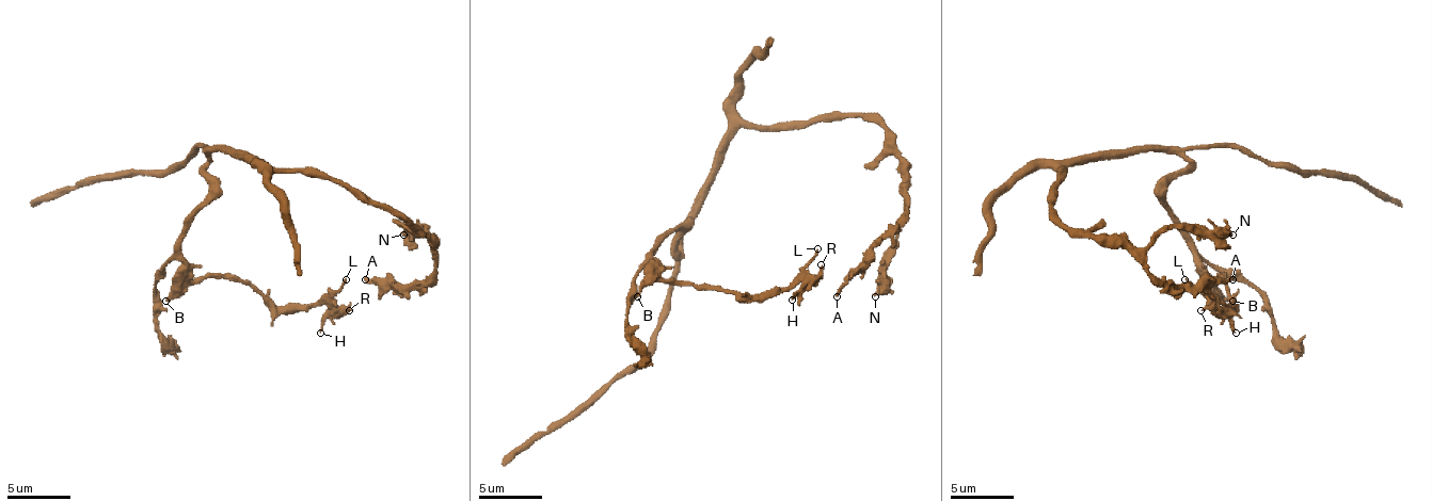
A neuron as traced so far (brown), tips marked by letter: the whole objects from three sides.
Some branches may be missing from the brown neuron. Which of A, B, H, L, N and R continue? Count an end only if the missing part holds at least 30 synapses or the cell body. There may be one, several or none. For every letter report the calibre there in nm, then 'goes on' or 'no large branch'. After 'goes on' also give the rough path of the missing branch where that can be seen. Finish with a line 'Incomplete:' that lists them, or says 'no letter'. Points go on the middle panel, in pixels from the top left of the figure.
A: calibre 200 nm; no large branch
B: calibre 200 nm; no large branch
H: calibre 170 nm; no large branch
L: calibre 120 nm; no large branch
N: calibre 440 nm; no large branch
R: calibre 240 nm; no large branch
Incomplete: no letter

